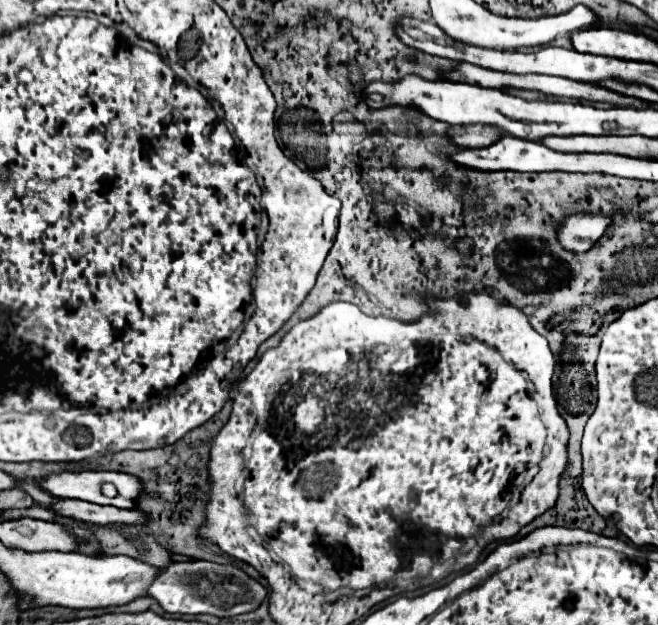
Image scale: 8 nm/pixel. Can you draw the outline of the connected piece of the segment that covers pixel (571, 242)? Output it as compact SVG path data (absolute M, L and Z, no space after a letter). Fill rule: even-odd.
M574 214L560 224L558 238L564 248L584 252L604 234L610 224L612 218L606 214Z

